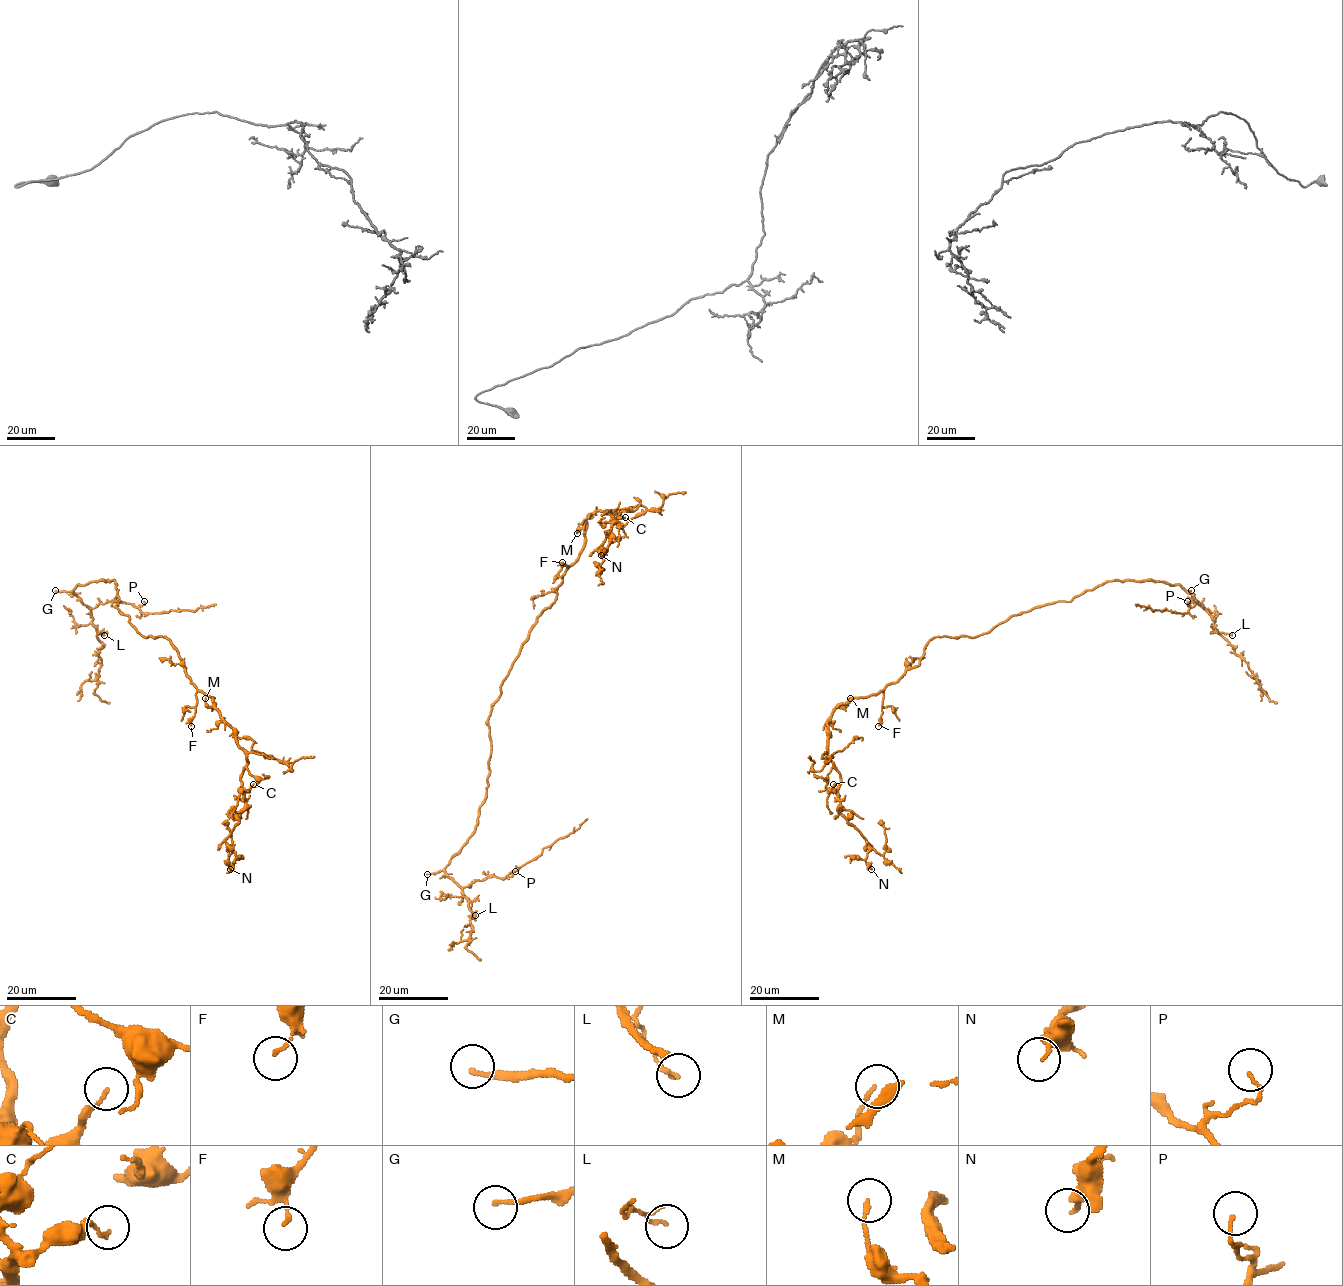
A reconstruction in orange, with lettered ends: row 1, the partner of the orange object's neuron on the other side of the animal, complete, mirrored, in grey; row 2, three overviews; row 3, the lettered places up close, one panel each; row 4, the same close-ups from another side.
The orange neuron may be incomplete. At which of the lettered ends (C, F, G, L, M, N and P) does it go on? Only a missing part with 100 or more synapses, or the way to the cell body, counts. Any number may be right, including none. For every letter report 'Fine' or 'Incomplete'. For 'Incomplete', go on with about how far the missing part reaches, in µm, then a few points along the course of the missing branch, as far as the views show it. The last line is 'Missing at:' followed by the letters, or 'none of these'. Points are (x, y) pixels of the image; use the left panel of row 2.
C: Fine
F: Fine
G: Incomplete. Missing length about 160 µm
L: Fine
M: Fine
N: Fine
P: Fine
Missing at: G

